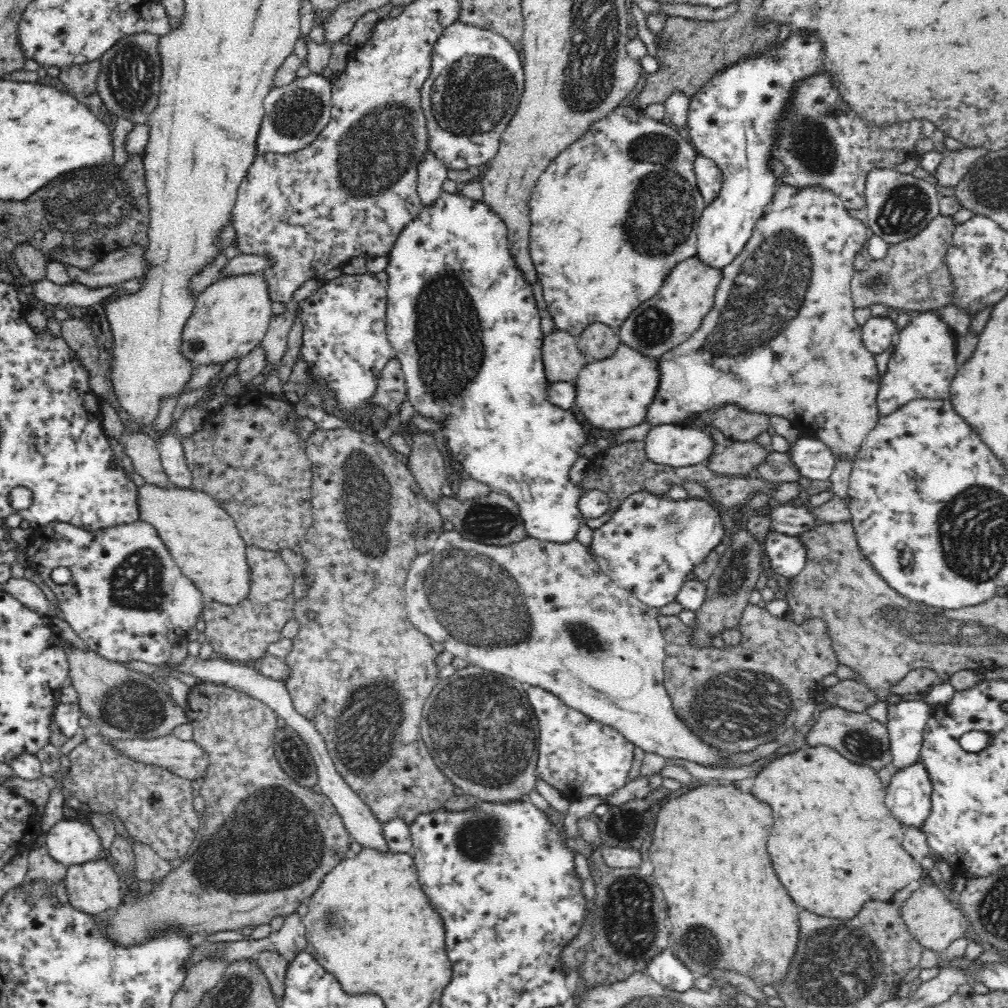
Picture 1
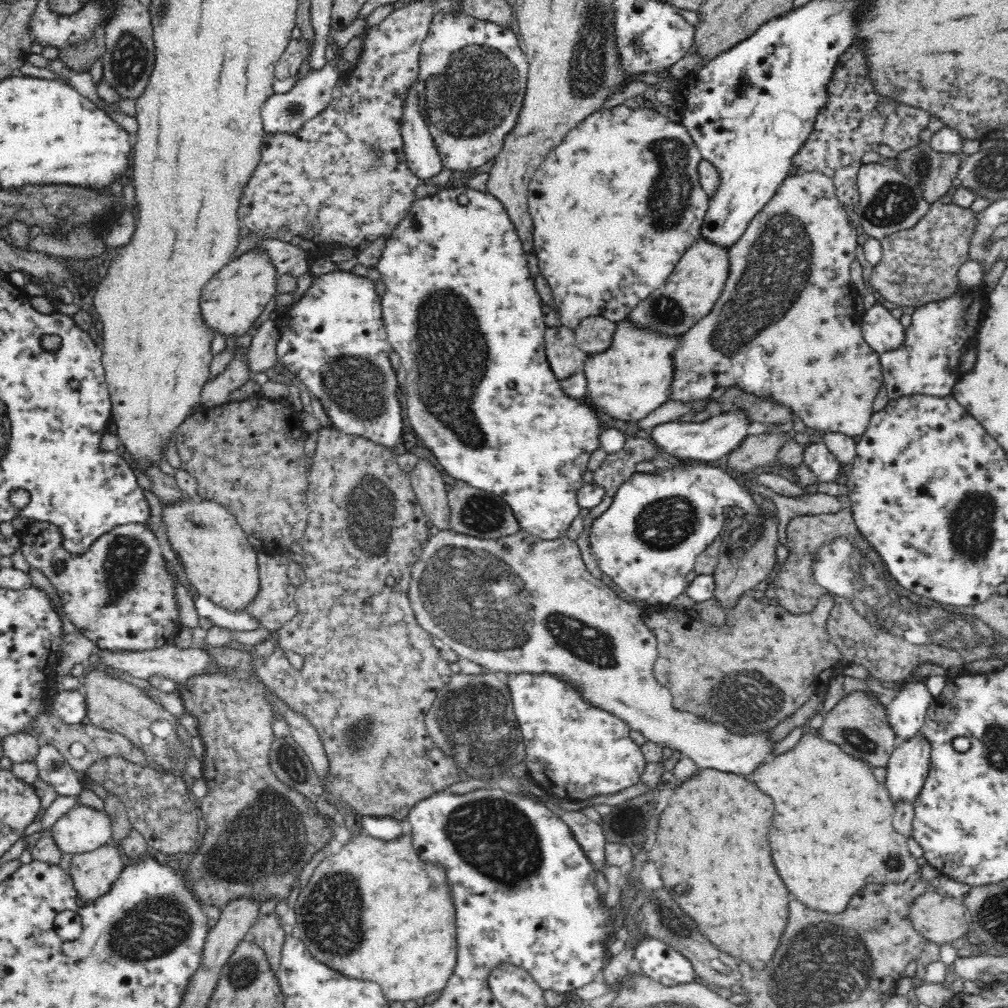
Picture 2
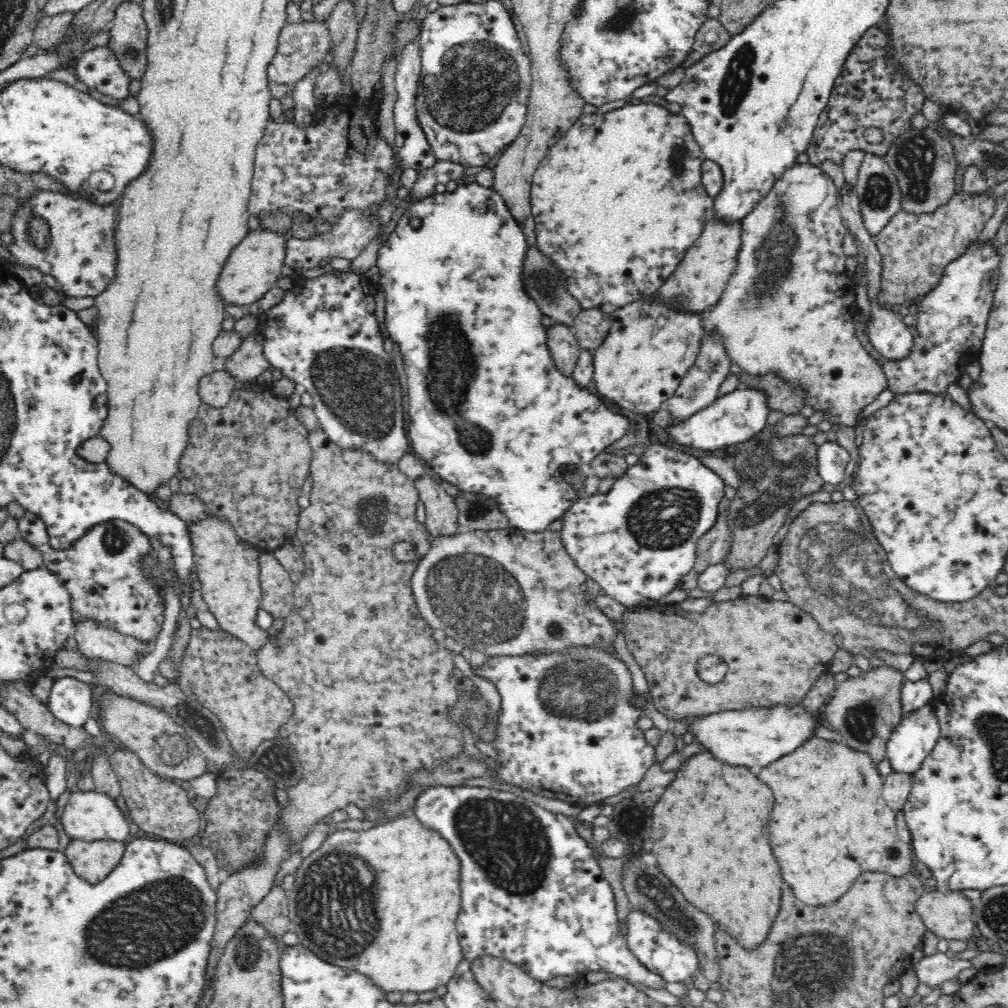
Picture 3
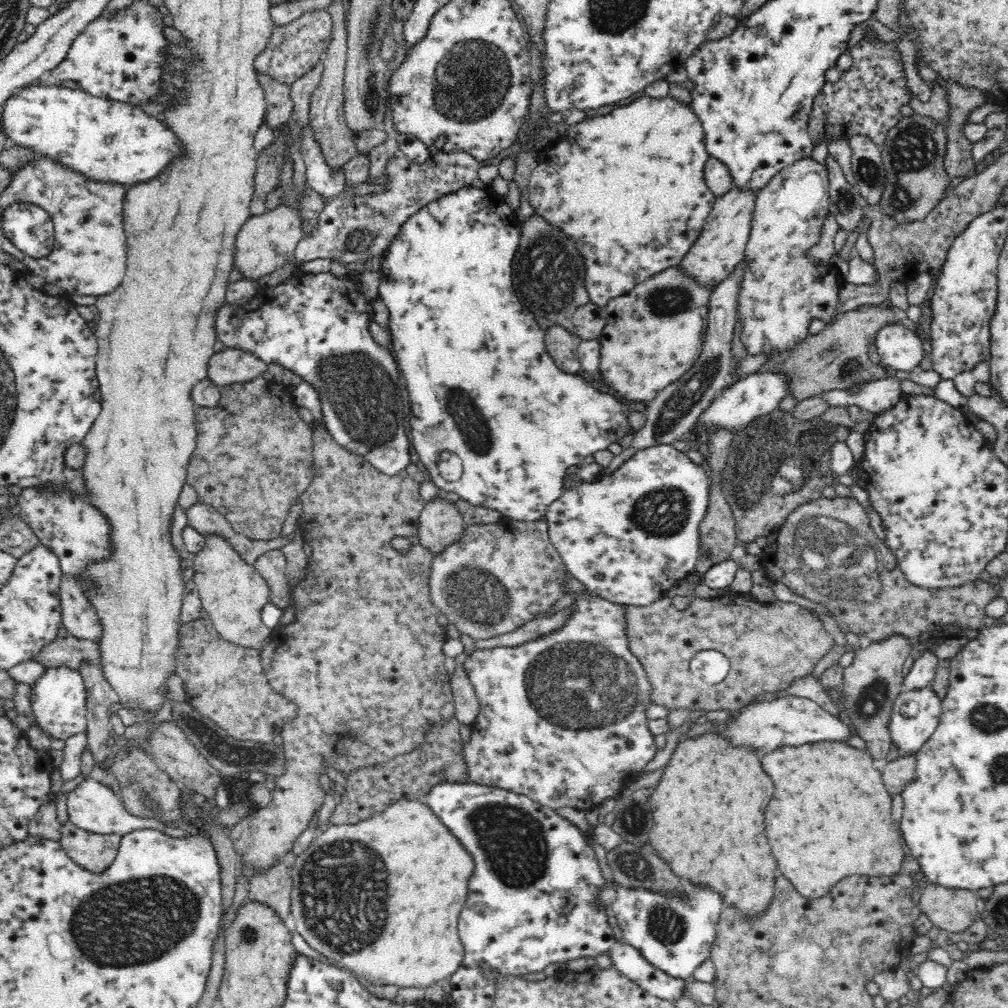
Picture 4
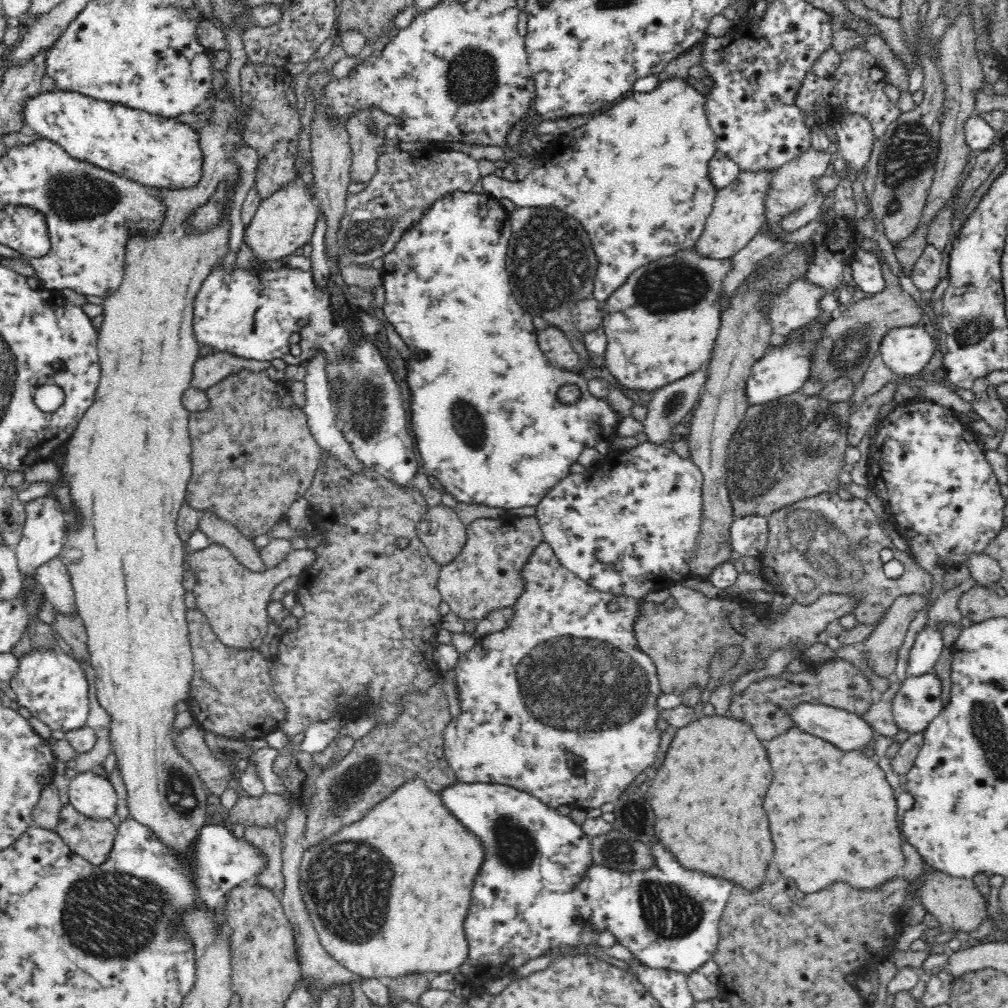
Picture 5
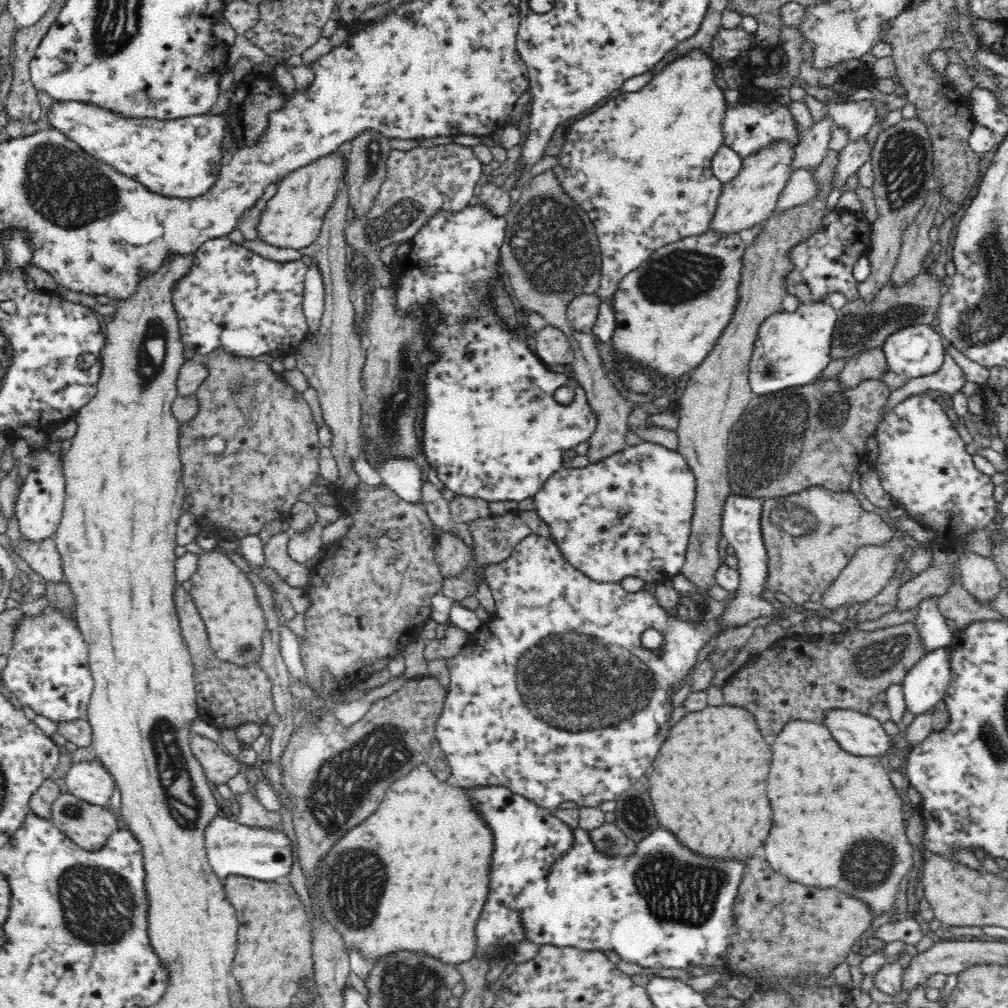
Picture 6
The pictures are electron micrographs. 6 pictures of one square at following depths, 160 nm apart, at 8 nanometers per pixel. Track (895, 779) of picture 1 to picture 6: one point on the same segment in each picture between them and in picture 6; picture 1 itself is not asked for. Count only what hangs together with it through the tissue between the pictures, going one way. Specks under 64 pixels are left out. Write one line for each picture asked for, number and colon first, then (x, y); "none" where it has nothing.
2: (908, 764)
3: (909, 743)
4: (915, 714)
5: (917, 702)
6: (925, 683)

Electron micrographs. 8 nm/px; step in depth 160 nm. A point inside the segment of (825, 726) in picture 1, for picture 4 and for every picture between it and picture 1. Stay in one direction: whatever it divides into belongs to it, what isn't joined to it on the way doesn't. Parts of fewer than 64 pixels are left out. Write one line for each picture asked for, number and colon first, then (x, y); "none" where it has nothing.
2: (859, 723)
3: (865, 709)
4: (873, 680)

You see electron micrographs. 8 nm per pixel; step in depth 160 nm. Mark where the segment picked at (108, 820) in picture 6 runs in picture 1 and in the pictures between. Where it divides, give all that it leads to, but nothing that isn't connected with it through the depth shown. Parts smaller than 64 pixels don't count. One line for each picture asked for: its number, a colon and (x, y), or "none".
1: (95, 887)
2: (94, 871)
3: (92, 860)
4: (95, 851)
5: (92, 838)

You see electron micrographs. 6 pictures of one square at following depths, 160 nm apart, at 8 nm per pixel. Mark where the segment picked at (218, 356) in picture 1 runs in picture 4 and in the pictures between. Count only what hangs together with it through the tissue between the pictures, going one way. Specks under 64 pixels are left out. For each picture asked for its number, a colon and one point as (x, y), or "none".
2: (232, 300)
3: (252, 268)
4: (267, 241)

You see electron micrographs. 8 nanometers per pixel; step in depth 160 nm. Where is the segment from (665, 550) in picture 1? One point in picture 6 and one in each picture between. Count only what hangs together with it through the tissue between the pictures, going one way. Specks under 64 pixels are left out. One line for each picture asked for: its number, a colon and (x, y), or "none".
2: (646, 542)
3: (636, 540)
4: (630, 538)
5: (630, 529)
6: (629, 514)

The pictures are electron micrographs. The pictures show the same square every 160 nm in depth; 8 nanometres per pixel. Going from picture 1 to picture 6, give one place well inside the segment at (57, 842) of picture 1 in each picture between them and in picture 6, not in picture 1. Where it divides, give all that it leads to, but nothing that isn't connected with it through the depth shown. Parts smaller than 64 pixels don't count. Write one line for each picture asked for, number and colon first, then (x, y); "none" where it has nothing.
2: (83, 828)
3: (91, 815)
4: (92, 806)
5: (91, 794)
6: (89, 779)

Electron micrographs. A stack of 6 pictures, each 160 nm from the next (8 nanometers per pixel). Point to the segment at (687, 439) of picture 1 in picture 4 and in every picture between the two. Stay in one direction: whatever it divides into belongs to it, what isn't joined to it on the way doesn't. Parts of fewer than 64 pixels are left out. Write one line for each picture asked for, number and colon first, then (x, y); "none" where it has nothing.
2: (714, 438)
3: (733, 418)
4: (759, 393)

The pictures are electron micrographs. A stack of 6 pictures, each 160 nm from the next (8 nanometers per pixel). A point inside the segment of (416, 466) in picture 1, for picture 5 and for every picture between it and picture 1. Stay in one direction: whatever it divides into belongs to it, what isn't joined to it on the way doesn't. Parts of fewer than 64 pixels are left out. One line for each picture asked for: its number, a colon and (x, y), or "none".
2: (427, 482)
3: (441, 513)
4: (440, 524)
5: (444, 534)

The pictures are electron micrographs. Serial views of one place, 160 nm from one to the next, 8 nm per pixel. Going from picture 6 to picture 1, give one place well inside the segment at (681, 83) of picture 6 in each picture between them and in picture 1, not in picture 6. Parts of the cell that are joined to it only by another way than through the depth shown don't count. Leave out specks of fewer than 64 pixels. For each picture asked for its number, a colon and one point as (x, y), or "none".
1: (613, 213)
2: (611, 218)
3: (618, 201)
4: (629, 187)
5: (637, 177)

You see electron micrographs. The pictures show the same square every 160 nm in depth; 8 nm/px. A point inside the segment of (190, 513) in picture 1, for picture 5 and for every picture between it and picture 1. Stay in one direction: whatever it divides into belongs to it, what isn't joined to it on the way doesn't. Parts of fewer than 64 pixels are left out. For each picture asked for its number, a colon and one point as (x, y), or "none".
2: (219, 560)
3: (227, 568)
4: (233, 593)
5: (234, 600)

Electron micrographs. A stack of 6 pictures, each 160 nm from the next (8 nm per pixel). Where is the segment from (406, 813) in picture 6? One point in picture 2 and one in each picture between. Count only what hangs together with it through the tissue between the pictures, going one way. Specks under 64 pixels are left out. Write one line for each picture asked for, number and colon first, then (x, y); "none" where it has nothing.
2: (377, 910)
3: (405, 946)
4: (396, 922)
5: (429, 859)

